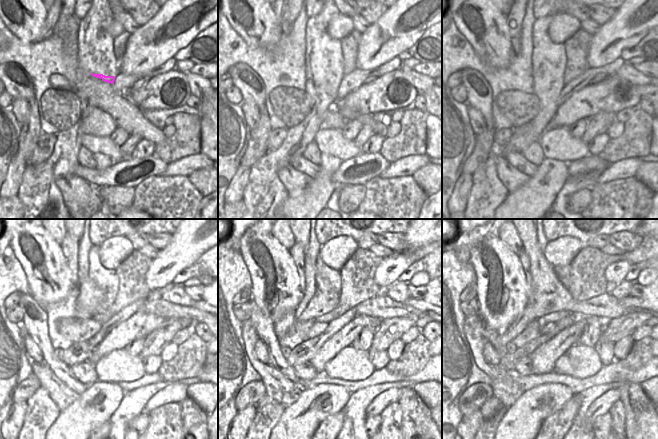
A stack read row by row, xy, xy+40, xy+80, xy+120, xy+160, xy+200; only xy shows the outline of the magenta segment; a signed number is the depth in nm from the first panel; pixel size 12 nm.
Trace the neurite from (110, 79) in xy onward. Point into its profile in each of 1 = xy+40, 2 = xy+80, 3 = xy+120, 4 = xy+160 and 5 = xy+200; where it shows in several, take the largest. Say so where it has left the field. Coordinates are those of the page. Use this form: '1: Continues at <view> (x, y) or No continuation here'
1: Continues at xy+40 (331, 84)
2: Continues at xy+80 (555, 85)
3: Continues at xy+120 (85, 310)
4: Continues at xy+160 (305, 311)
5: Continues at xy+200 (532, 311).

